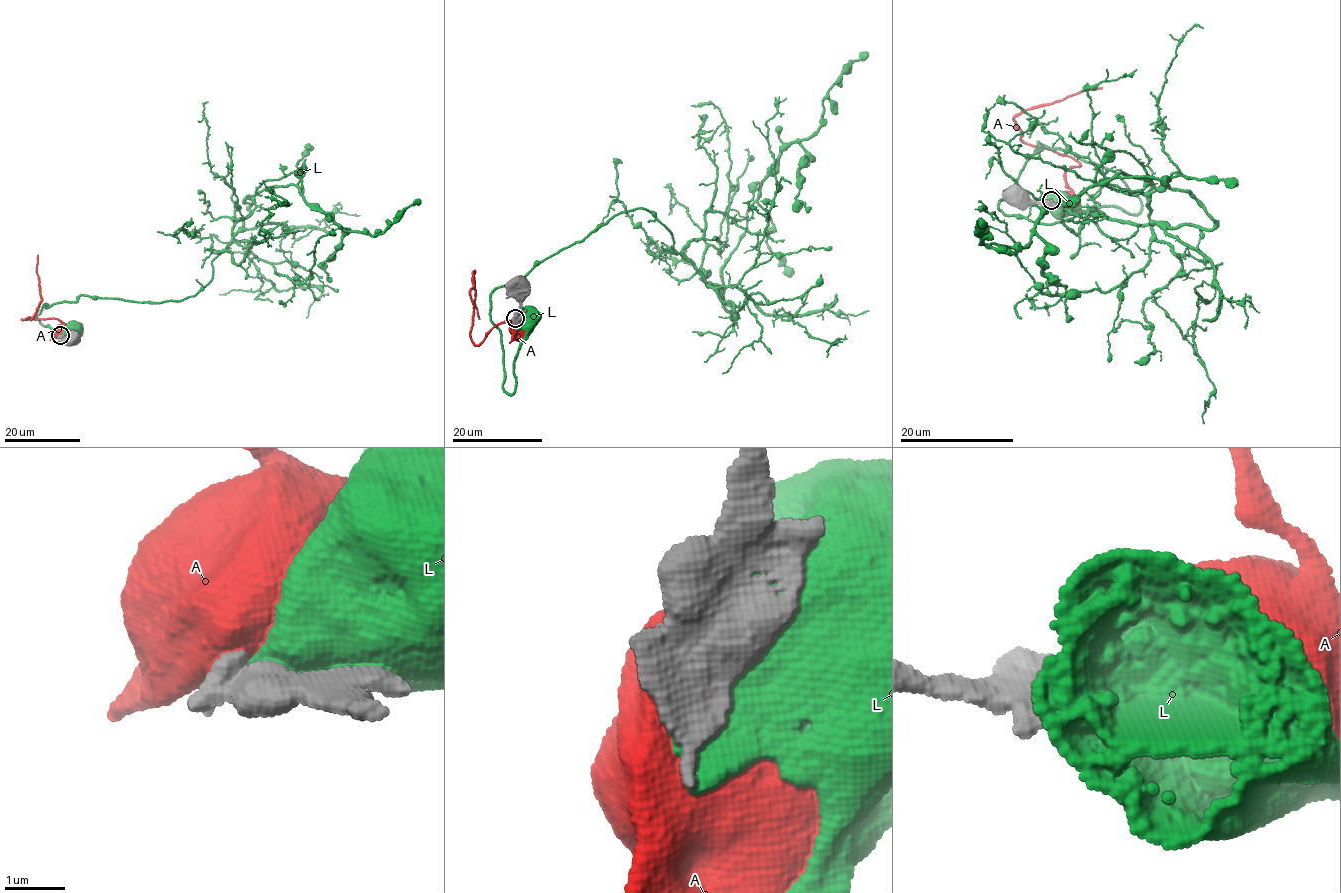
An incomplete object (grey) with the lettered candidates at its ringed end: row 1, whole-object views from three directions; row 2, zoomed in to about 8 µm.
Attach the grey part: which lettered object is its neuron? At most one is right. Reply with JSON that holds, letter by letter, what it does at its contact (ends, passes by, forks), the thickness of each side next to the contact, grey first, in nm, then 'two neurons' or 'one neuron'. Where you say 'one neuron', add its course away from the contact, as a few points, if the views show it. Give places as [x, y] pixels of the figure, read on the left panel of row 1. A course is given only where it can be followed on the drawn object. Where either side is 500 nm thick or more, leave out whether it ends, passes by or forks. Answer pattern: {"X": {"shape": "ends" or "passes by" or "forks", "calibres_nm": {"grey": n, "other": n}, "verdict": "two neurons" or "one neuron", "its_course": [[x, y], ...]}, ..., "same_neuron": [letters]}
{"A": {"calibres_nm": {"grey": 650, "other": 900}, "verdict": "two neurons"}, "L": {"calibres_nm": {"grey": 500, "other": 950}, "verdict": "two neurons"}, "same_neuron": []}

